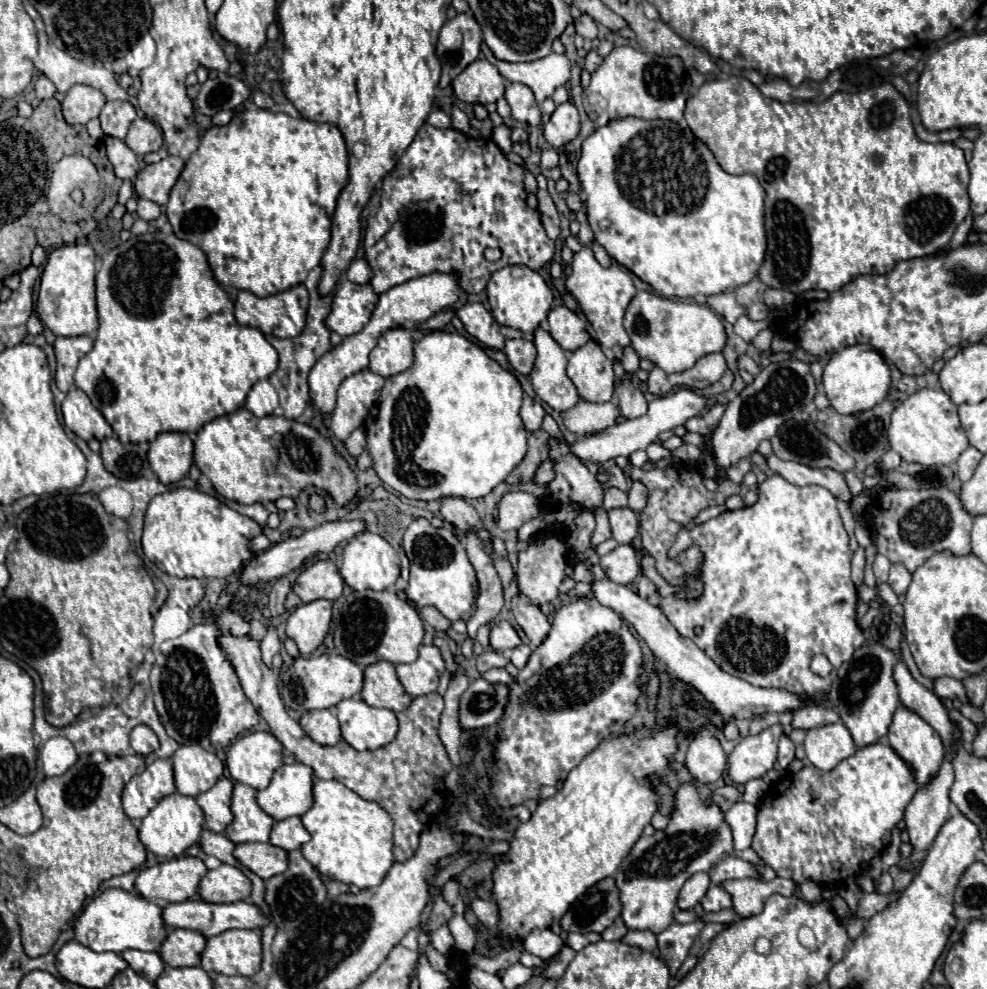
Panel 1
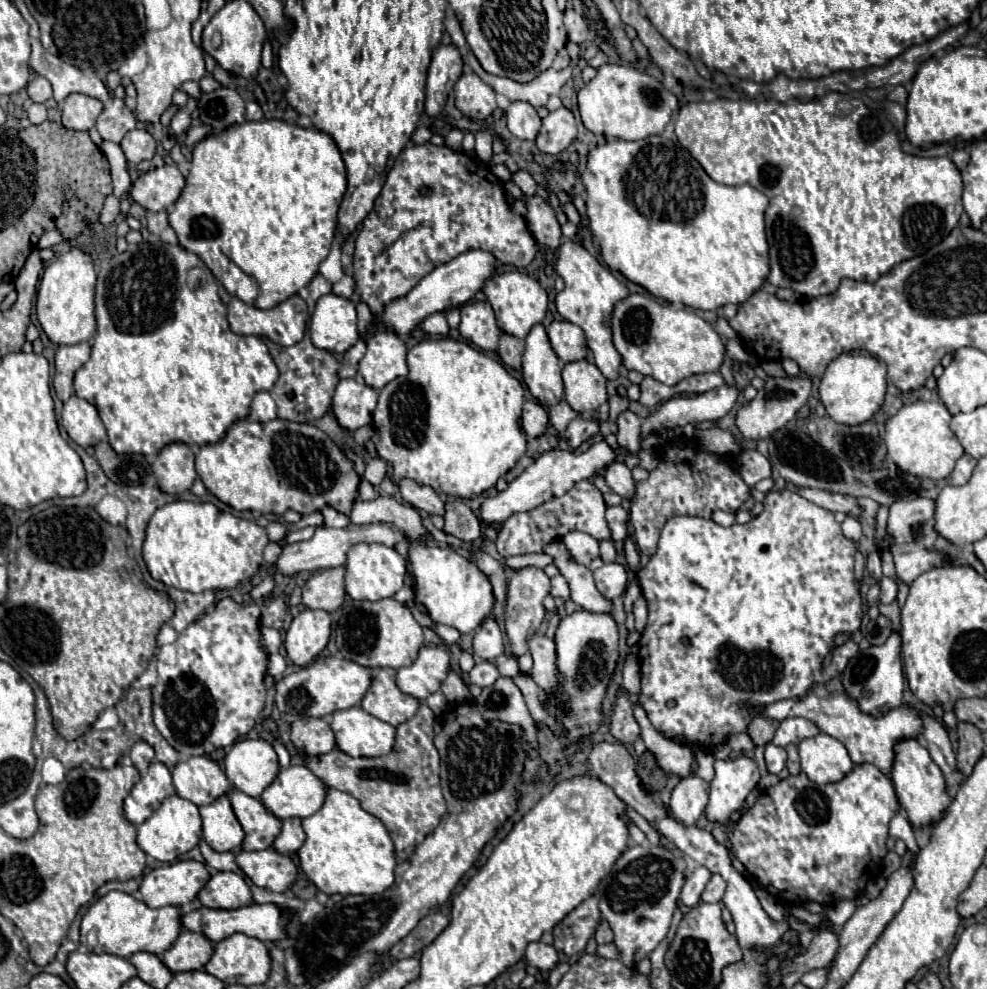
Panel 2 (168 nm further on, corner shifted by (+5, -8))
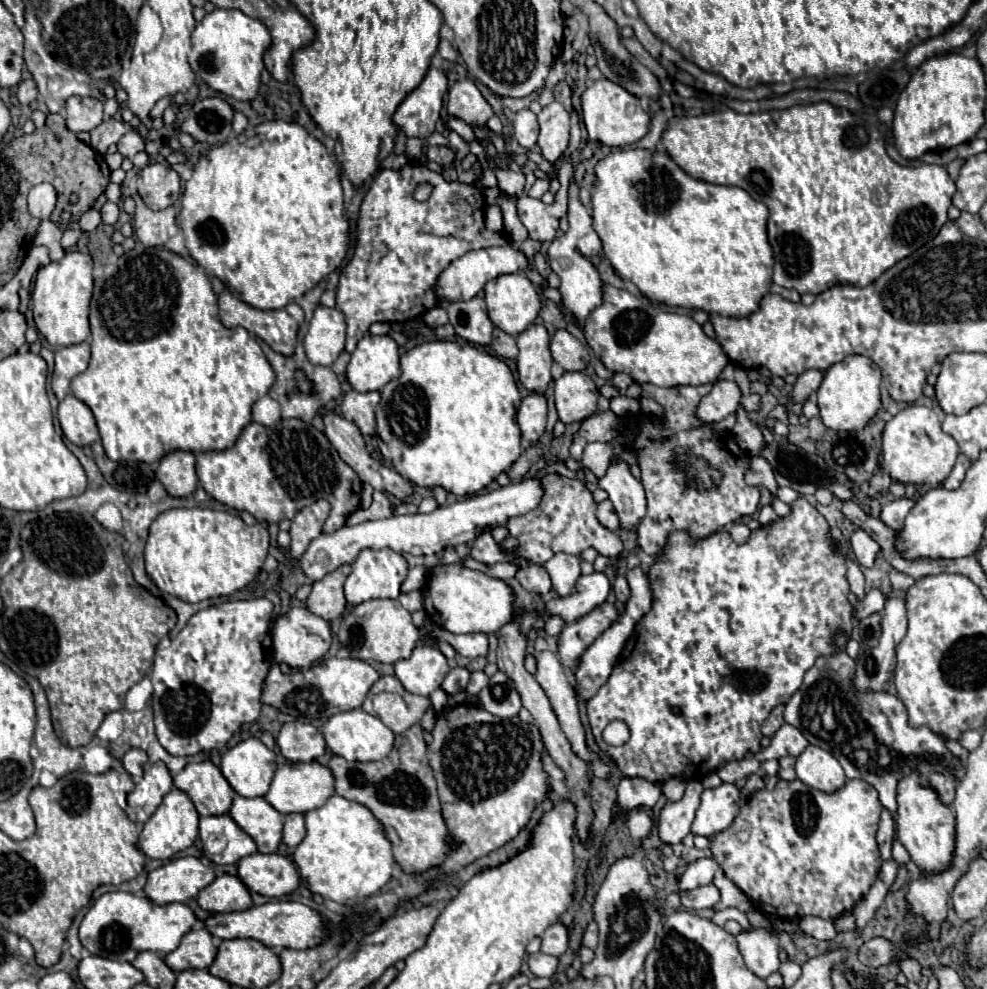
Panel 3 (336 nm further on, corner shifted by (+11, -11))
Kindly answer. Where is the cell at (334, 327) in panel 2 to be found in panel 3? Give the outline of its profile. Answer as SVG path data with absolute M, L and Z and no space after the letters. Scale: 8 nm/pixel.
M319 306L303 340L311 364L331 366L345 346L345 318L335 308Z

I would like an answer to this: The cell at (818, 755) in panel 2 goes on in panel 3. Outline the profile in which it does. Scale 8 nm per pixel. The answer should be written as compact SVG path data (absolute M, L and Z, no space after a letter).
M807 746L803 754L797 756L795 770L797 770L797 778L803 784L827 794L837 792L847 782L841 764L833 758L831 752L819 746Z

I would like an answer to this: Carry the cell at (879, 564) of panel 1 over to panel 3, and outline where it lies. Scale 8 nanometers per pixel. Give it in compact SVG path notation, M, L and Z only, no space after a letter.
M857 528L857 530L851 534L849 544L851 544L851 548L853 548L855 556L857 556L857 562L859 562L861 566L871 568L877 552L881 550L879 544L877 544L865 530L861 530L861 528Z

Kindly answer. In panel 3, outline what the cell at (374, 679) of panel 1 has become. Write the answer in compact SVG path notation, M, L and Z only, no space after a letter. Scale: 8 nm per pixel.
M381 676L369 690L363 710L379 718L395 734L407 732L431 708L427 696L411 694L395 676Z

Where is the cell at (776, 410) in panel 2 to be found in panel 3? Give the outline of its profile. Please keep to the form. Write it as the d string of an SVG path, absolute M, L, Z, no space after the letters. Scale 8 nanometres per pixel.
M807 370L805 374L801 374L797 378L797 384L793 386L791 402L803 402L803 400L807 400L807 396L819 388L821 380L823 380L823 372L821 370Z

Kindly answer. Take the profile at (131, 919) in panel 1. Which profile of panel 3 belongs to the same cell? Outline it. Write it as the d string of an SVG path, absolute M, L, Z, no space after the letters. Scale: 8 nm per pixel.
M107 892L99 896L87 916L81 922L79 938L81 944L95 956L119 960L119 962L133 962L139 952L151 950L159 954L173 952L183 934L187 934L197 924L193 910L187 904L153 904L149 898L137 898L129 892Z

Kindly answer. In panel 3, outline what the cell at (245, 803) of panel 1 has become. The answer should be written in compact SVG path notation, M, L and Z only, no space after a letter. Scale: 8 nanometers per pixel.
M235 796L229 816L255 840L259 852L277 852L283 838L283 814L265 798Z

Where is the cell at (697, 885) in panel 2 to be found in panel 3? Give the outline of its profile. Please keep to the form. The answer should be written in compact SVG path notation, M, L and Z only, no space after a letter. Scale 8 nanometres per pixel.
M699 858L693 864L687 866L687 870L683 872L683 876L679 878L679 890L693 890L705 884L713 882L713 876L717 872L719 864L713 858Z

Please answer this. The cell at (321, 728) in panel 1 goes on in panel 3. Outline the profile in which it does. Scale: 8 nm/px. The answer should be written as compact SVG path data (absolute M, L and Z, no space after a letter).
M287 722L283 724L277 746L289 762L311 762L323 758L327 752L323 734L305 722Z

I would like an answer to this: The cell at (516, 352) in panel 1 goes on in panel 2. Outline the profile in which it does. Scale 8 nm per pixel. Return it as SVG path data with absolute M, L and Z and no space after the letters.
M503 333L501 339L499 339L499 357L505 365L513 367L513 369L521 369L521 355L523 355L523 339L519 337L513 337L513 335L507 335Z

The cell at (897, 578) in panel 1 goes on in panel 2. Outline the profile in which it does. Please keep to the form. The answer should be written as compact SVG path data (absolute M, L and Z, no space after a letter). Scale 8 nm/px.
M883 577L881 583L879 583L879 587L881 587L881 593L879 593L881 603L893 603L895 597L897 597L897 591L899 591L897 581L891 579L891 577Z

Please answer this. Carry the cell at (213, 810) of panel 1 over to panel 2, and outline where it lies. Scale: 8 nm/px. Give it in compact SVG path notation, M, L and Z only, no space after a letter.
M221 795L209 805L199 807L203 819L203 839L215 851L233 851L241 847L243 829L231 809L227 795Z

